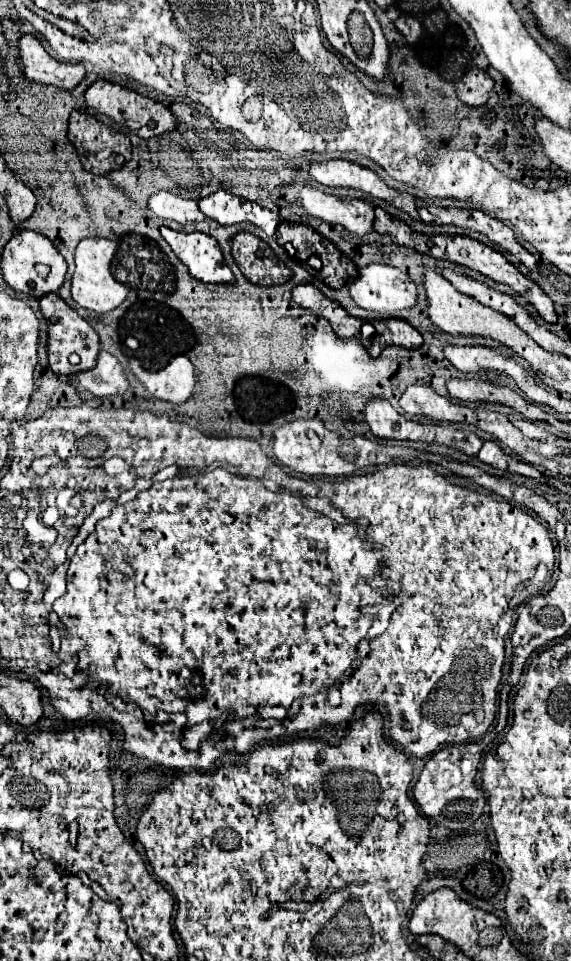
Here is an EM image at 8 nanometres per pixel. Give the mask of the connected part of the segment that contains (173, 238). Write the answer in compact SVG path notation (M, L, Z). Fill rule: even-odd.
M160 227L162 237L172 247L176 257L188 267L190 275L204 283L232 283L234 275L224 263L222 251L210 235L202 231L174 231Z

